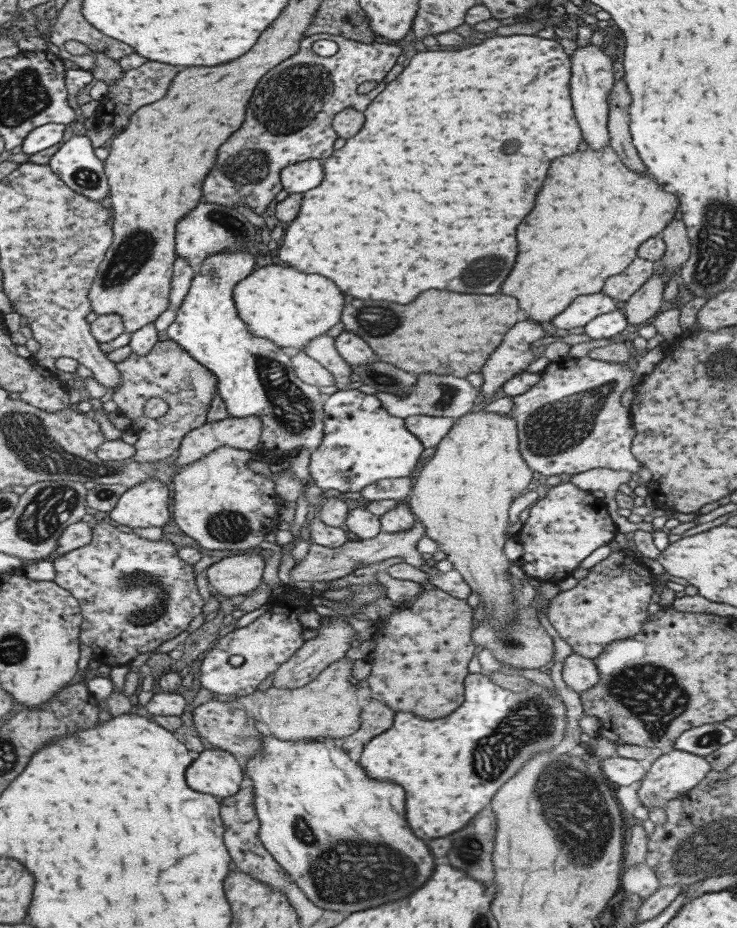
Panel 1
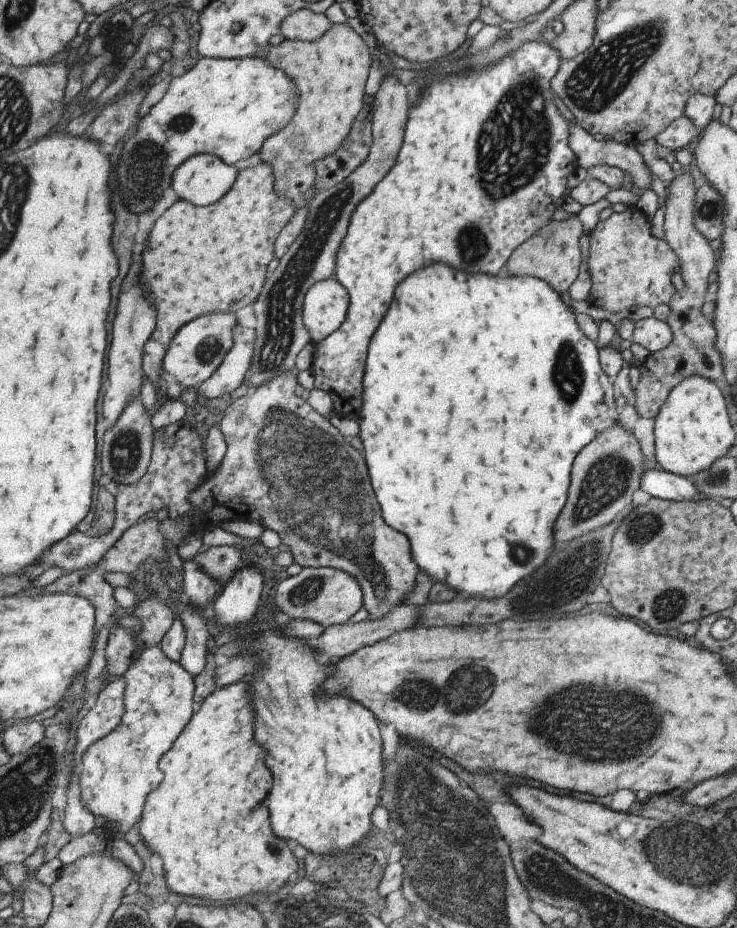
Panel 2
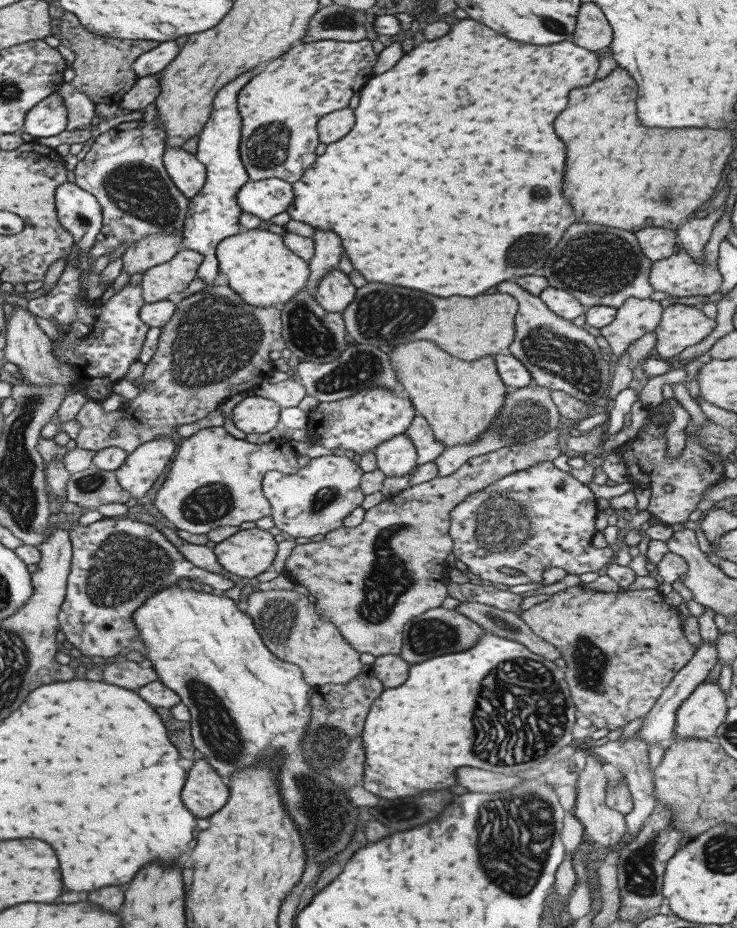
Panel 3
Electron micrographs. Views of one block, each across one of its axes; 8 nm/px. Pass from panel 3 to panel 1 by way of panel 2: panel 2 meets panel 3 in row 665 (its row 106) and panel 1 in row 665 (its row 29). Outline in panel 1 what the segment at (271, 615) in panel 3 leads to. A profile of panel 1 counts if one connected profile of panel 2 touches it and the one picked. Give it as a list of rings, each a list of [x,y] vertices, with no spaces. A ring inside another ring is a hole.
[[[342,658],[326,666],[309,685],[300,689],[280,689],[271,686],[267,691],[256,690],[253,694],[227,699],[239,705],[252,719],[268,726],[270,734],[278,740],[301,742],[318,738],[344,740],[360,727],[362,708],[358,705],[357,689],[350,683],[354,662]]]

